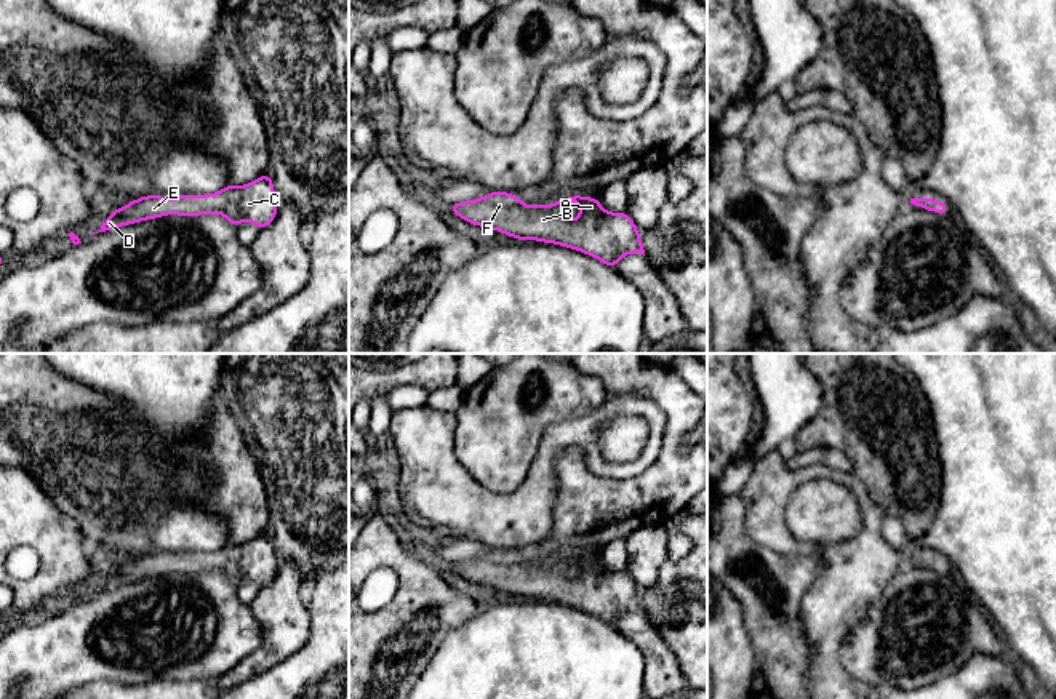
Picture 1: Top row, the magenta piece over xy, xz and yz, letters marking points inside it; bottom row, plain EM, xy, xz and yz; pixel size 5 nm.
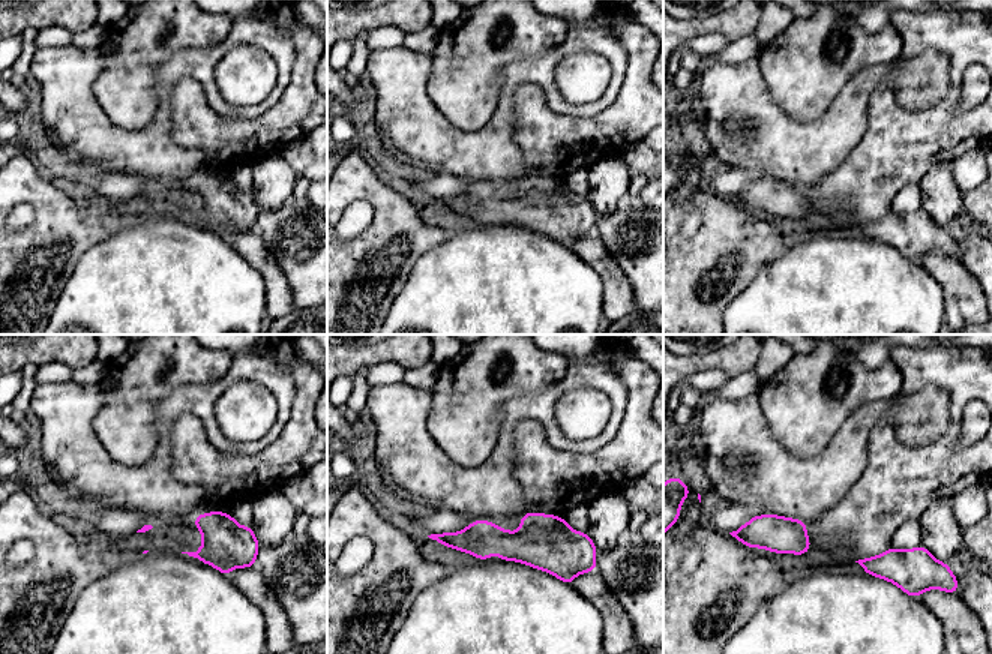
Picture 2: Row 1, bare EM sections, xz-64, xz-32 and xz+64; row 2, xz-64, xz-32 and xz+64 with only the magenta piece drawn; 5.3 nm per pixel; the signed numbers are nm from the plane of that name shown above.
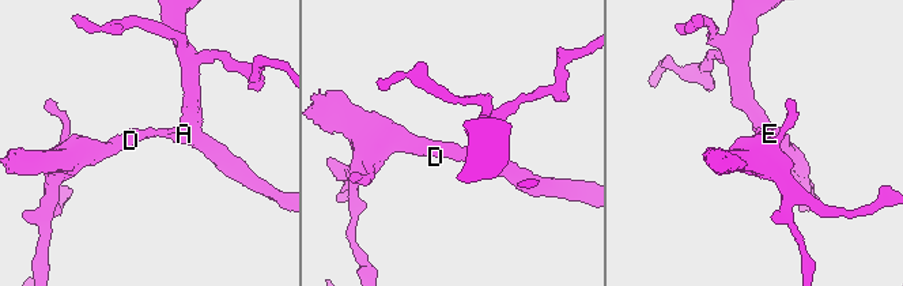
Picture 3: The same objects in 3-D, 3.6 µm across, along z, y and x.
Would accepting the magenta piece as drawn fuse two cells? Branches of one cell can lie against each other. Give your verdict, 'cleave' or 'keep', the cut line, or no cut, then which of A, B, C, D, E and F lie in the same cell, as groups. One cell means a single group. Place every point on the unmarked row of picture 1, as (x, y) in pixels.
keep; cut none; groups A B C D E F

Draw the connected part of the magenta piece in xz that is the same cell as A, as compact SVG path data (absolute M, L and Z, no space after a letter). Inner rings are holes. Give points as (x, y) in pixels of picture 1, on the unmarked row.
M493 549L483 557L451 561L450 571L454 571L461 577L474 584L488 585L512 593L515 598L523 598L530 595L536 600L557 601L582 609L613 627L616 627L618 617L629 611L642 611L645 614L645 608L638 595L638 587L635 585L635 581L627 574L627 571L603 569L598 555L587 557L574 550L566 557L560 557L552 565L534 563L530 566L517 553ZM573 558L578 558L581 563L579 576L576 579L570 579L565 576L565 566Z

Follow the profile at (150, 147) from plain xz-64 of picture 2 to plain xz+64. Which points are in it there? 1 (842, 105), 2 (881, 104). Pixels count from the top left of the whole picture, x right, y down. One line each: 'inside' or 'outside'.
1: inside
2: outside

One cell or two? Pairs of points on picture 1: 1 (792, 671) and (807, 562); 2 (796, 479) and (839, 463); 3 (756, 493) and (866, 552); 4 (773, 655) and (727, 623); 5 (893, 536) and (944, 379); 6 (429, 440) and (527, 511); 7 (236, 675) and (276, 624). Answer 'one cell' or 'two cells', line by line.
1: one cell
2: two cells
3: one cell
4: two cells
5: two cells
6: one cell
7: one cell

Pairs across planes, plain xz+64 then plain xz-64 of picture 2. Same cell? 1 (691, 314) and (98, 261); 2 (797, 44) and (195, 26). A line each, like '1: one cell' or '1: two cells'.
1: two cells
2: one cell

